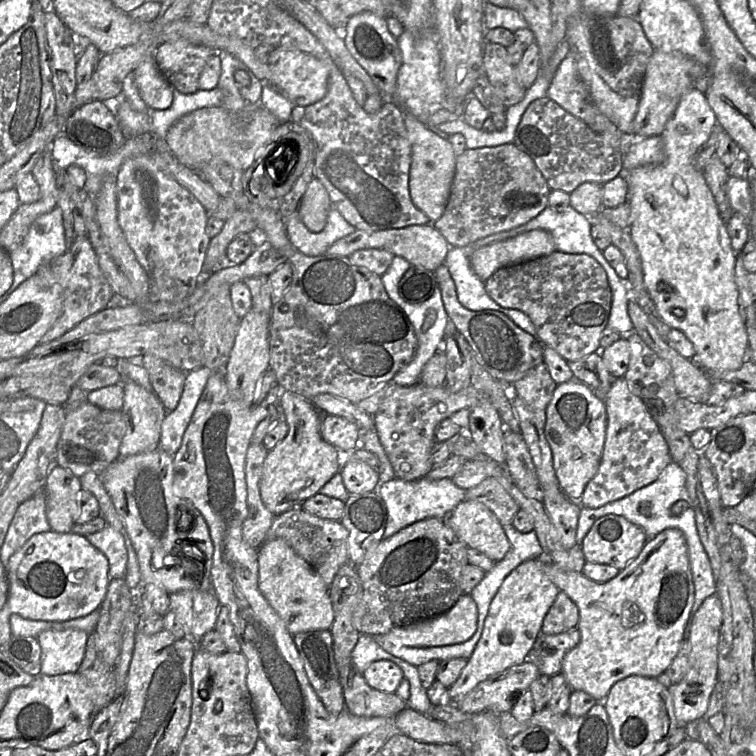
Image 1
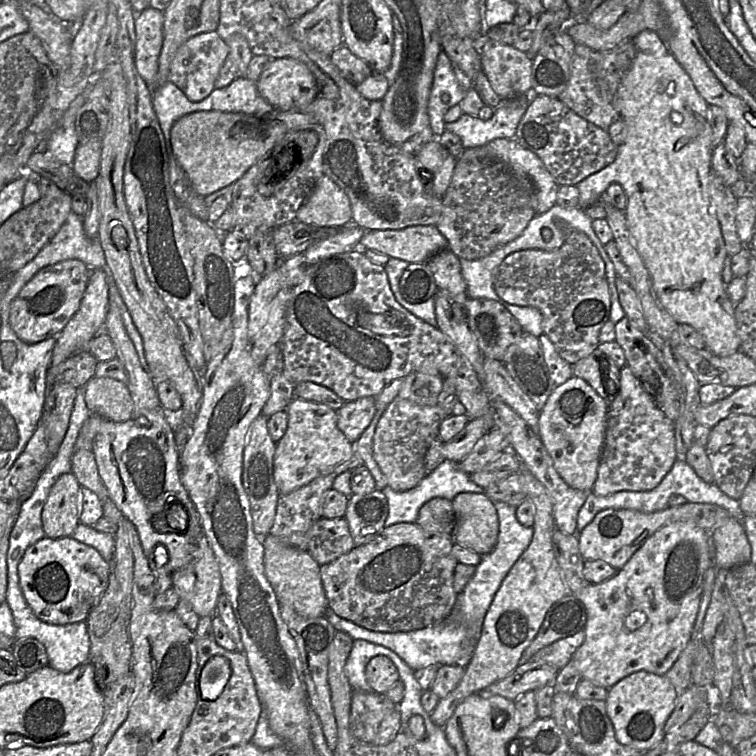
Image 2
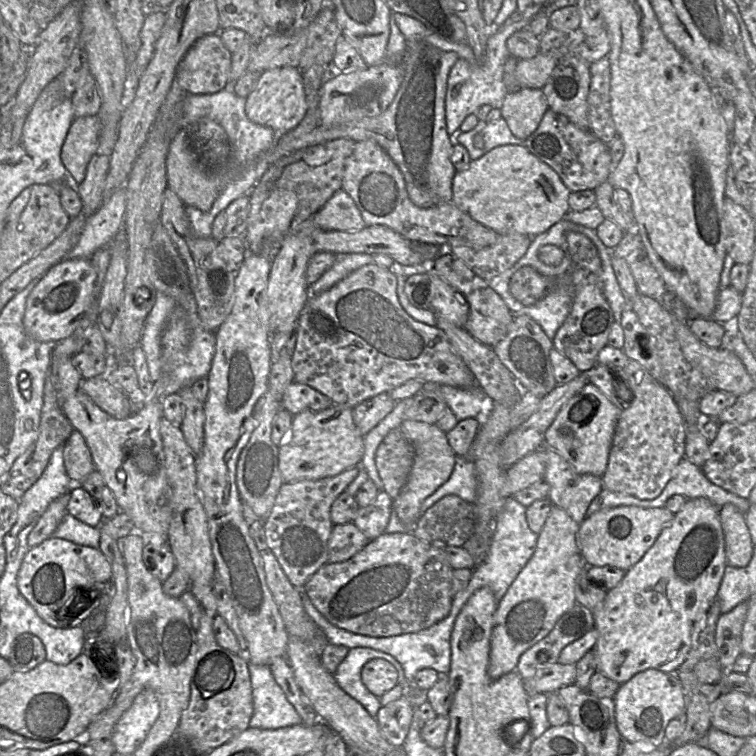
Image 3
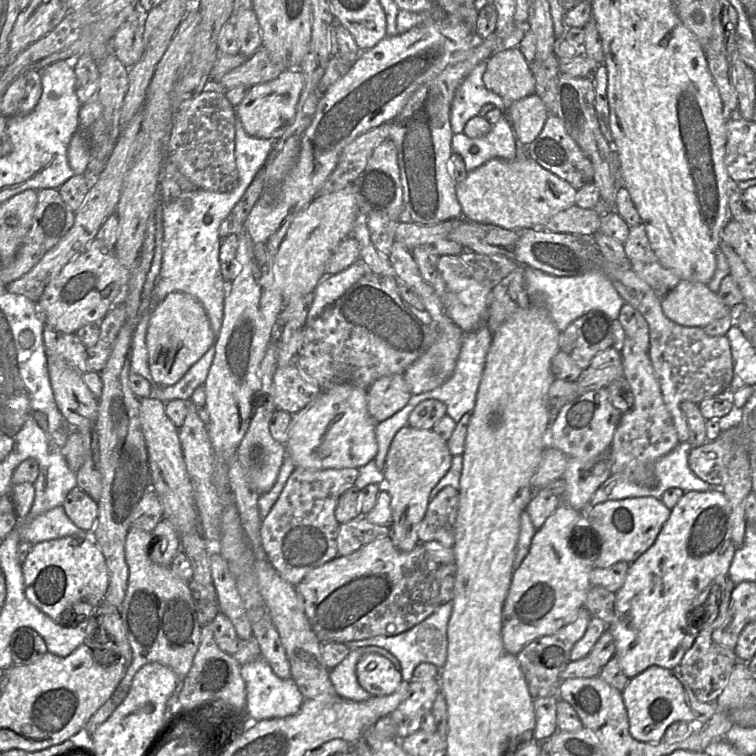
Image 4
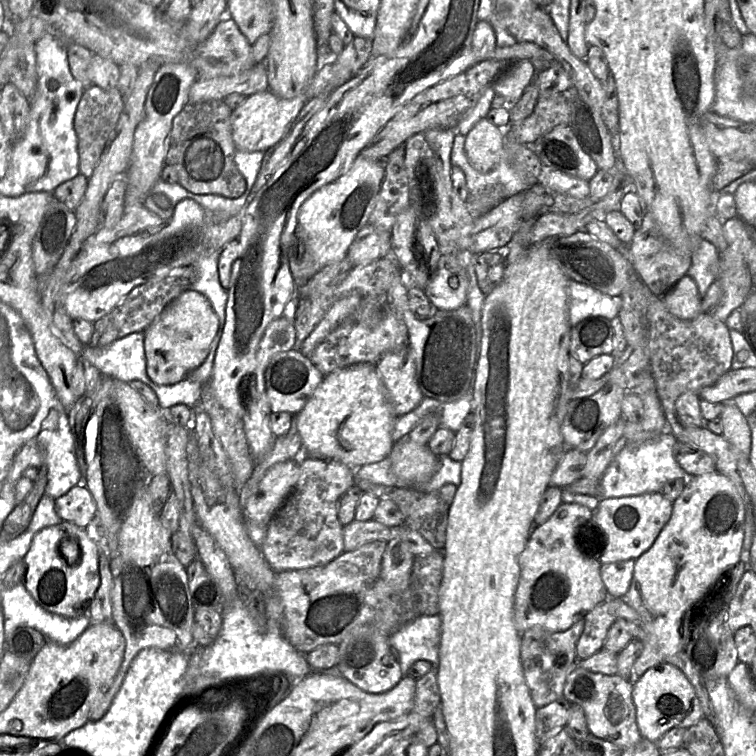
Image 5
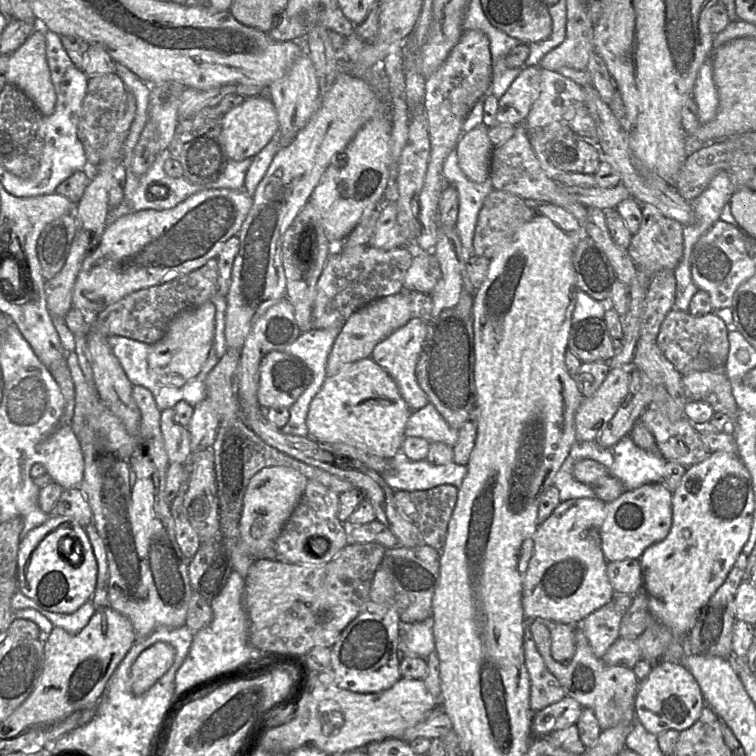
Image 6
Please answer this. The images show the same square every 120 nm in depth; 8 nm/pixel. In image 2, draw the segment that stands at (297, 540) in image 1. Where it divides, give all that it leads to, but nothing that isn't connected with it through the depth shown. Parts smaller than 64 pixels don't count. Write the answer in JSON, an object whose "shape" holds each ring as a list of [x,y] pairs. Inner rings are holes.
{"shape":[[[320,518],[307,532],[307,552],[320,565],[325,565],[355,548],[347,520]]]}

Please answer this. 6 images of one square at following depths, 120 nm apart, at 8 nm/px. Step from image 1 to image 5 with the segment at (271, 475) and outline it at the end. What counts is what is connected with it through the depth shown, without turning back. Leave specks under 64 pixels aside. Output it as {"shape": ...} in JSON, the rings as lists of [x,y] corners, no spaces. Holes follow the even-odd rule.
{"shape":[[[360,363],[324,376],[296,416],[302,447],[313,458],[359,468],[383,460],[394,444],[392,432],[397,416],[376,364]]]}

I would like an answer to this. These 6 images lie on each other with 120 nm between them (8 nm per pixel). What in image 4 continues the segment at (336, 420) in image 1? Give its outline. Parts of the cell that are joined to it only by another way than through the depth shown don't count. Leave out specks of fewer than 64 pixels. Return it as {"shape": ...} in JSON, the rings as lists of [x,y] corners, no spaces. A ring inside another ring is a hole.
{"shape":[[[404,374],[383,376],[367,389],[367,407],[375,422],[382,422],[406,406],[412,393]]]}

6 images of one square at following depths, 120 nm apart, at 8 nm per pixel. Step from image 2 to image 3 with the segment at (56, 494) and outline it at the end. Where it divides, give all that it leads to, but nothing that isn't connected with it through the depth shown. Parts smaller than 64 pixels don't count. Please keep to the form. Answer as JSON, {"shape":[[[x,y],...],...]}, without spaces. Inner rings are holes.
{"shape":[[[68,492],[56,498],[49,504],[38,523],[28,535],[27,544],[30,548],[41,544],[44,540],[51,537],[63,517],[67,514],[69,499],[70,493]]]}

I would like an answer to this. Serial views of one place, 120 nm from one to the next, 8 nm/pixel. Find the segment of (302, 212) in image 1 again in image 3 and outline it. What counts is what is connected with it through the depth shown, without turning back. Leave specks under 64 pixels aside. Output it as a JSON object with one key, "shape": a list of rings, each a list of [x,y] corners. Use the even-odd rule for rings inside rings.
{"shape":[[[339,189],[319,209],[312,219],[315,225],[322,230],[358,231],[366,227],[353,199]]]}

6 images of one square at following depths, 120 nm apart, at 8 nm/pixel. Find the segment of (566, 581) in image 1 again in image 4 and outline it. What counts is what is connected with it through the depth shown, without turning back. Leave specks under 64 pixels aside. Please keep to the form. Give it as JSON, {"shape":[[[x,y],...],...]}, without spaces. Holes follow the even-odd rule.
{"shape":[[[711,490],[706,492],[690,491],[684,493],[675,507],[671,510],[668,520],[664,523],[653,545],[646,550],[639,558],[632,562],[628,568],[623,586],[615,593],[615,619],[608,625],[611,632],[616,652],[613,657],[617,657],[620,667],[624,674],[629,678],[640,674],[652,665],[657,665],[666,669],[677,669],[685,652],[693,645],[699,629],[693,624],[693,617],[698,612],[693,612],[693,601],[703,592],[711,588],[716,582],[714,579],[718,576],[725,576],[737,548],[731,538],[731,507],[722,490]]]}

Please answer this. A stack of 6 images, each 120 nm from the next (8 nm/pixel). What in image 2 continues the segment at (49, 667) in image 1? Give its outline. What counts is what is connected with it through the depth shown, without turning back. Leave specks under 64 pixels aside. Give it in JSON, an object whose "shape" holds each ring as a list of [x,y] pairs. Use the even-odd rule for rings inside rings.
{"shape":[[[24,553],[18,554],[12,561],[10,556],[8,558],[6,602],[11,609],[16,628],[13,641],[23,638],[37,639],[46,648],[48,665],[60,672],[68,673],[78,665],[89,661],[90,639],[86,622],[76,622],[66,625],[50,624],[40,620],[33,613],[24,598],[19,584],[18,564],[23,555]]]}

